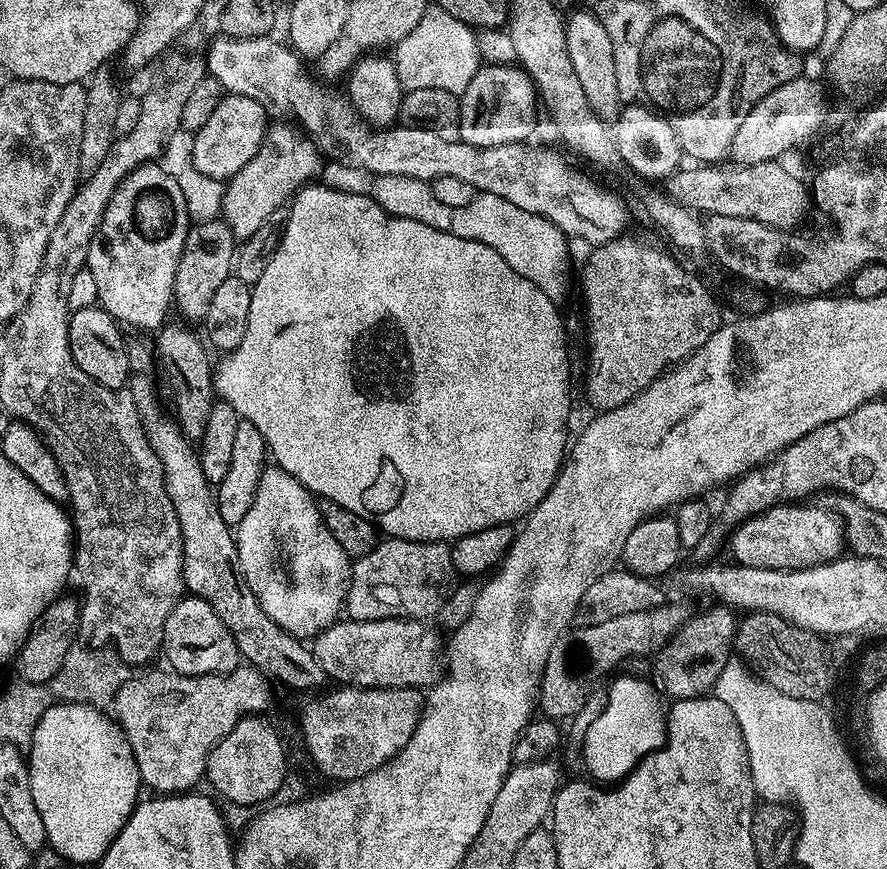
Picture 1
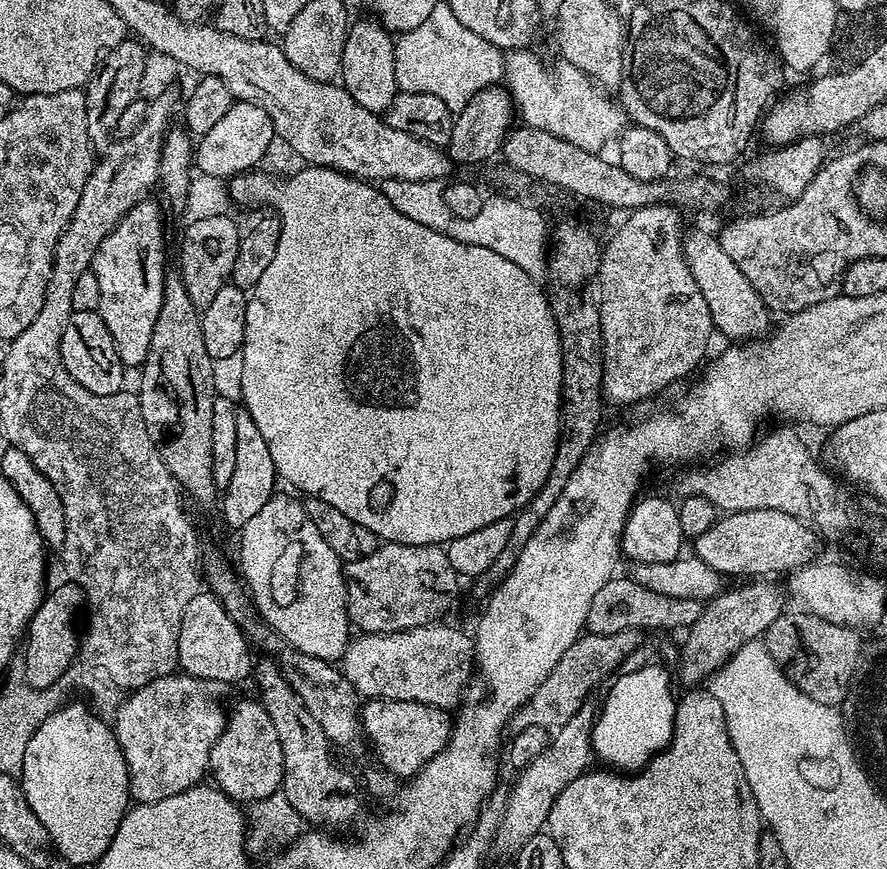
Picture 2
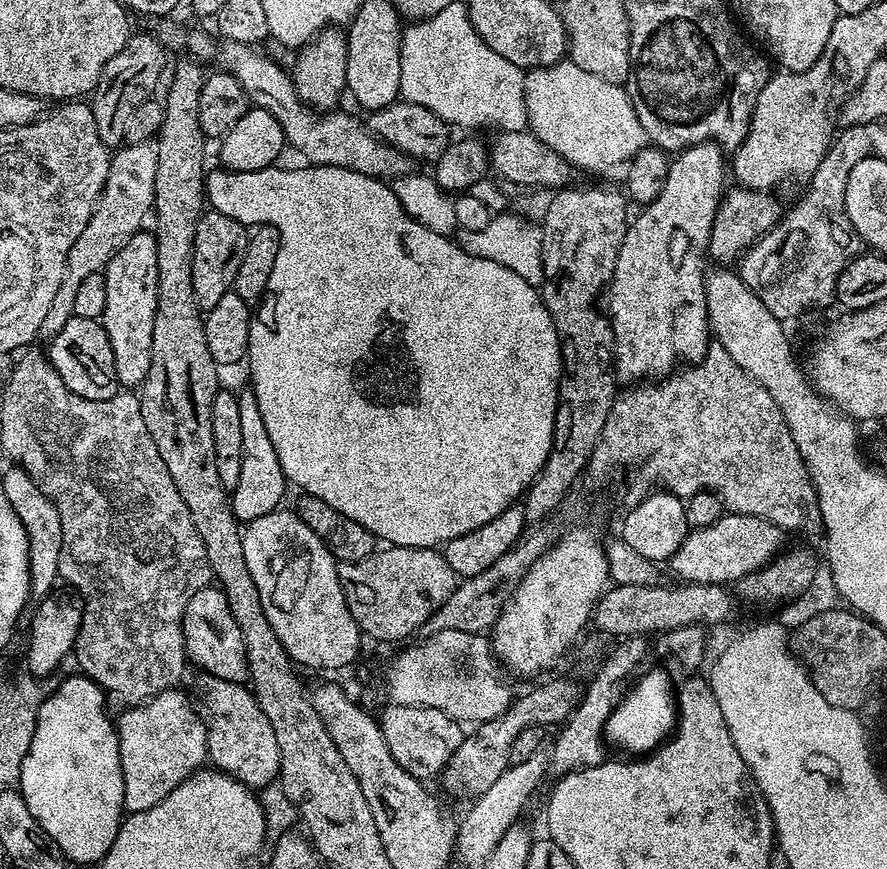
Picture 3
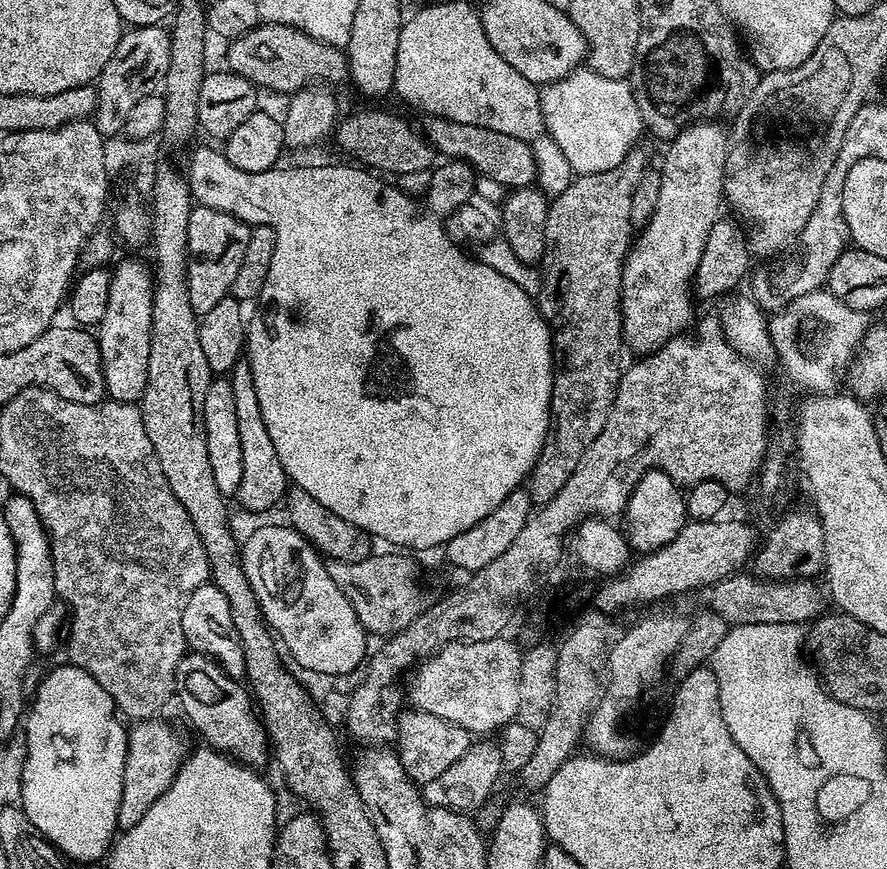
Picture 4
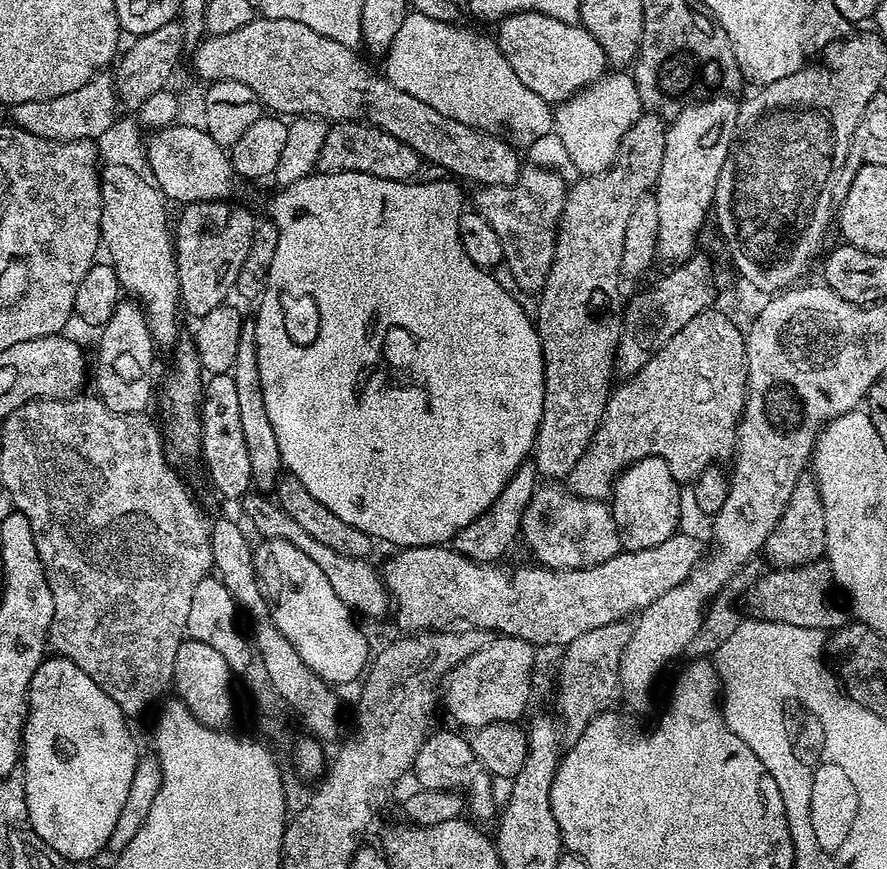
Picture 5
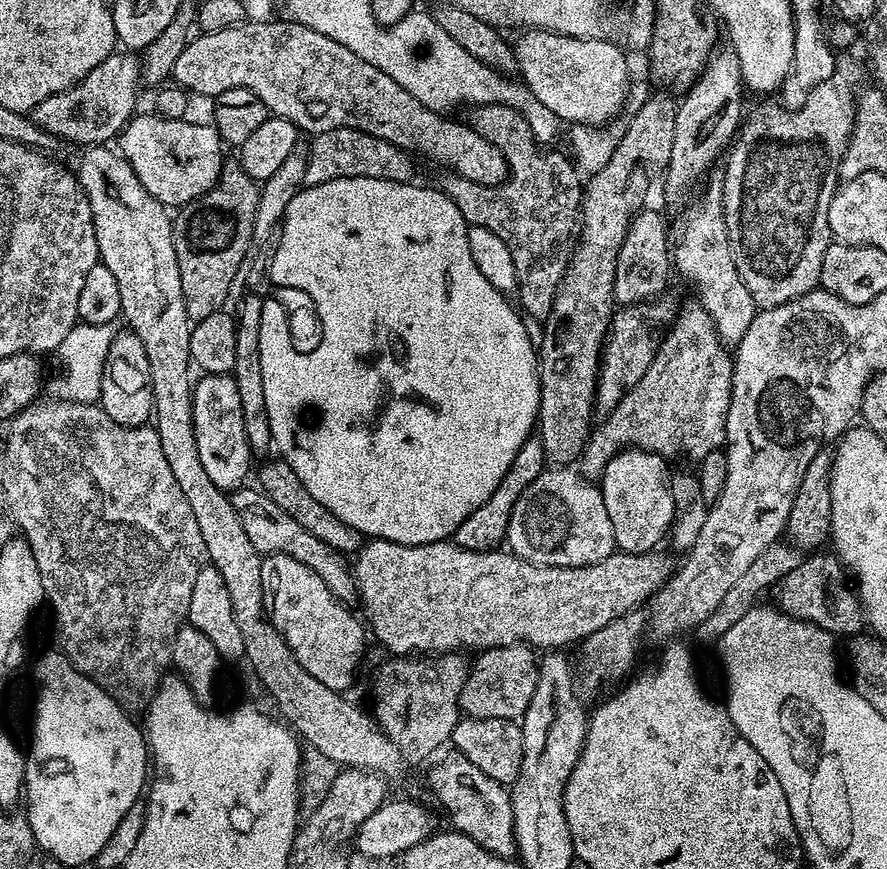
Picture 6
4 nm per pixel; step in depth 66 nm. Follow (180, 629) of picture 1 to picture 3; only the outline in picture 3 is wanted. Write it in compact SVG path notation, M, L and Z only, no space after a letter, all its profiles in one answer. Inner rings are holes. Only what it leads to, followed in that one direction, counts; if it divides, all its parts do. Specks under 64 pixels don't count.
M219 587L203 588L190 598L184 615L184 650L187 659L191 663L193 660L201 673L226 678L235 684L247 681L248 663L242 630L238 630L238 622L234 622L234 614L230 614L230 606Z

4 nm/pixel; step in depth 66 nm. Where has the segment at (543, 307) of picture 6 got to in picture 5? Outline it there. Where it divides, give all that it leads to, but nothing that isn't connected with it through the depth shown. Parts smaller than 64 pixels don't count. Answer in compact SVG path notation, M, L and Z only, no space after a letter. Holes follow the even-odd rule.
M525 167L521 171L520 177L517 178L515 184L509 186L509 188L490 188L487 186L481 187L480 192L476 196L476 204L474 204L475 211L482 214L482 218L486 218L486 222L490 222L490 226L494 226L494 234L498 234L498 238L502 242L502 254L504 255L503 263L510 270L510 274L514 278L516 288L532 292L532 294L539 294L544 288L546 278L550 274L550 266L554 262L554 250L556 249L556 232L560 228L560 219L562 218L562 210L564 209L564 199L568 196L569 185L564 184L564 180L556 172L551 172L548 168L528 168Z

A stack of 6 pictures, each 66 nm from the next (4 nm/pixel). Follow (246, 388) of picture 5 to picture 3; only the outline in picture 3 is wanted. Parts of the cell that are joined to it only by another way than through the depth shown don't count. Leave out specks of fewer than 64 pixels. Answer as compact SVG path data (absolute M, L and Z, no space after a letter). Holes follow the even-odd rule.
M244 390L244 393L241 391L237 395L236 401L242 429L242 471L238 477L238 486L230 489L230 499L237 520L247 522L275 512L283 505L280 503L284 500L286 481L282 466L278 462L278 453L270 442L270 434L266 434L262 410L258 410L258 398L254 398L251 390Z

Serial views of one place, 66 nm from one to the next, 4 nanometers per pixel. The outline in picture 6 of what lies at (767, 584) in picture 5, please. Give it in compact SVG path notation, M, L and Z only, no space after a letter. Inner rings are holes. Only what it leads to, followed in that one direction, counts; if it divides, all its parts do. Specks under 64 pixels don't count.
M816 552L804 558L796 569L779 580L779 607L799 620L809 620L811 624L818 622L827 632L836 633L839 637L857 635L866 622L859 593L846 586L846 570L839 557L830 552L822 553Z

